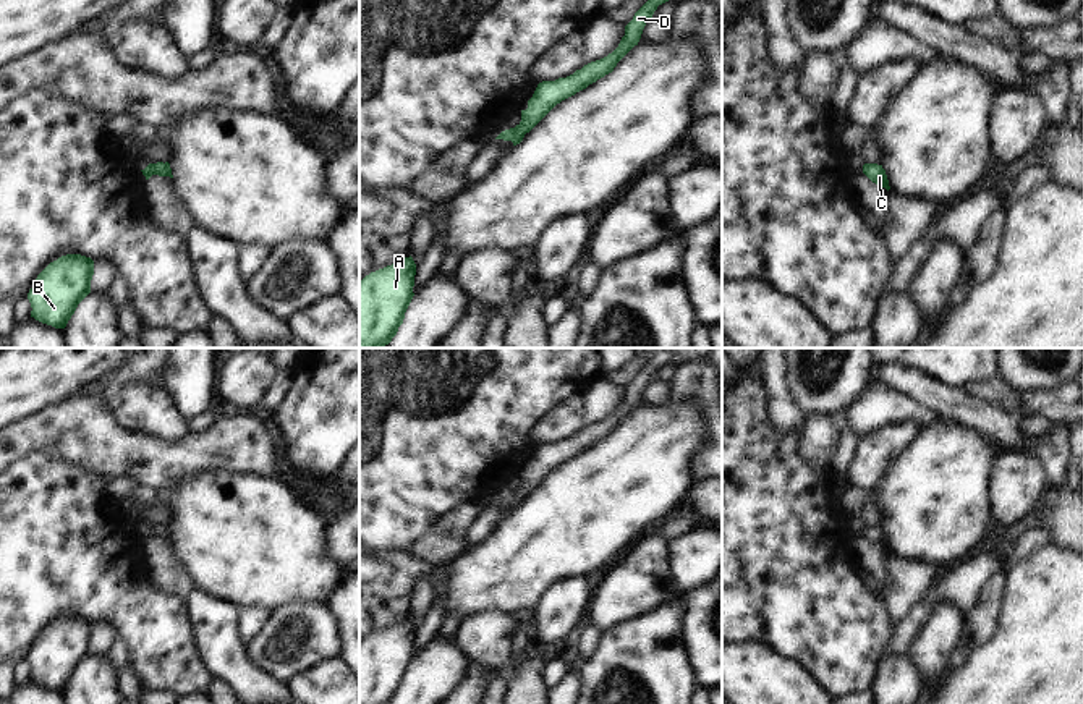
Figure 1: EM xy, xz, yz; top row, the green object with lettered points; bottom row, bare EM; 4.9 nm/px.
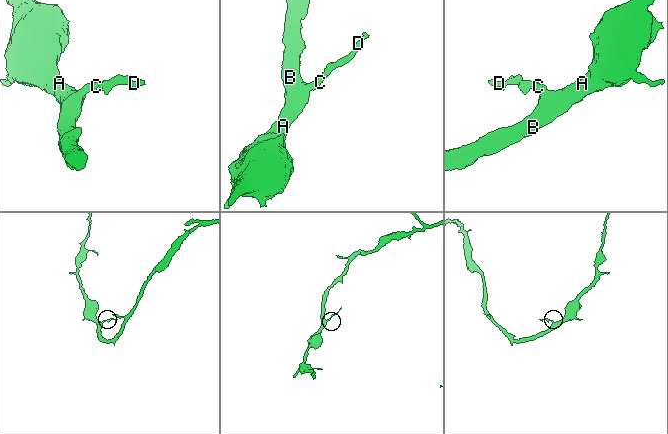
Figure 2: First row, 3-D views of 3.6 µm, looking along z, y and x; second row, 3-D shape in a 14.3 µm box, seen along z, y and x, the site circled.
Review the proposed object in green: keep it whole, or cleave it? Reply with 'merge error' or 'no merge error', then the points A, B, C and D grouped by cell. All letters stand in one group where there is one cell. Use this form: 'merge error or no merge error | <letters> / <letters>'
no merge error | A B C D

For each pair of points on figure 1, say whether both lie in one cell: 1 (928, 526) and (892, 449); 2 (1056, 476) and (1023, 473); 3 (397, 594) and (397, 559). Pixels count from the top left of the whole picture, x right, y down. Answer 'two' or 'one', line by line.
1: two
2: two
3: one

